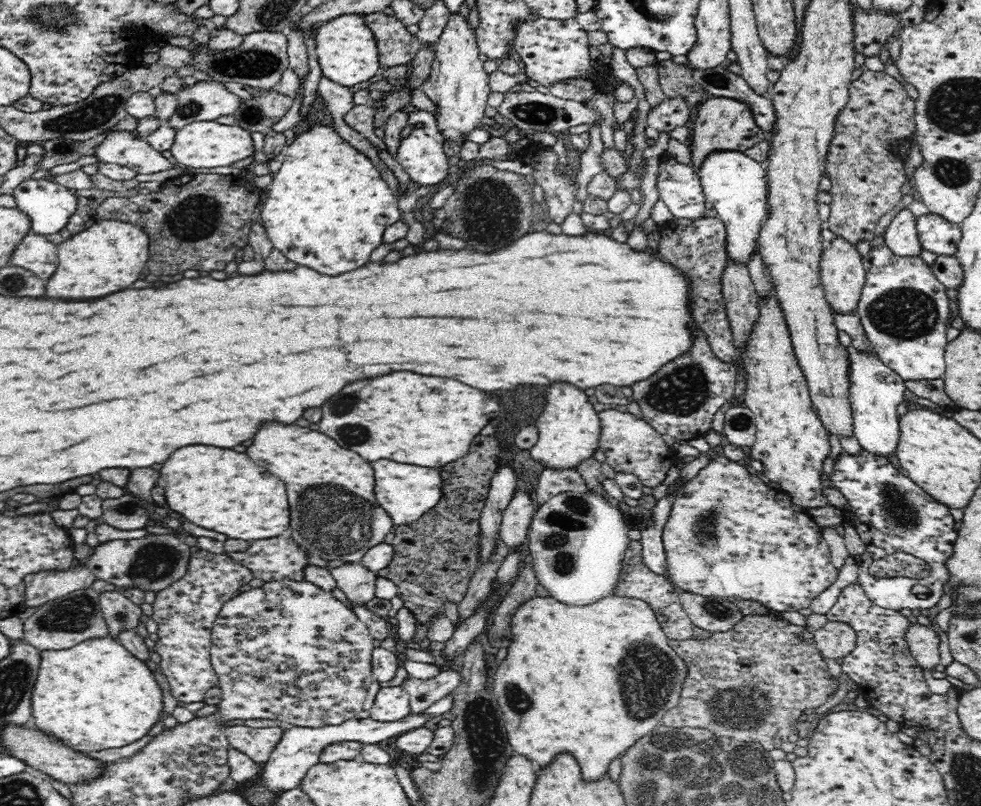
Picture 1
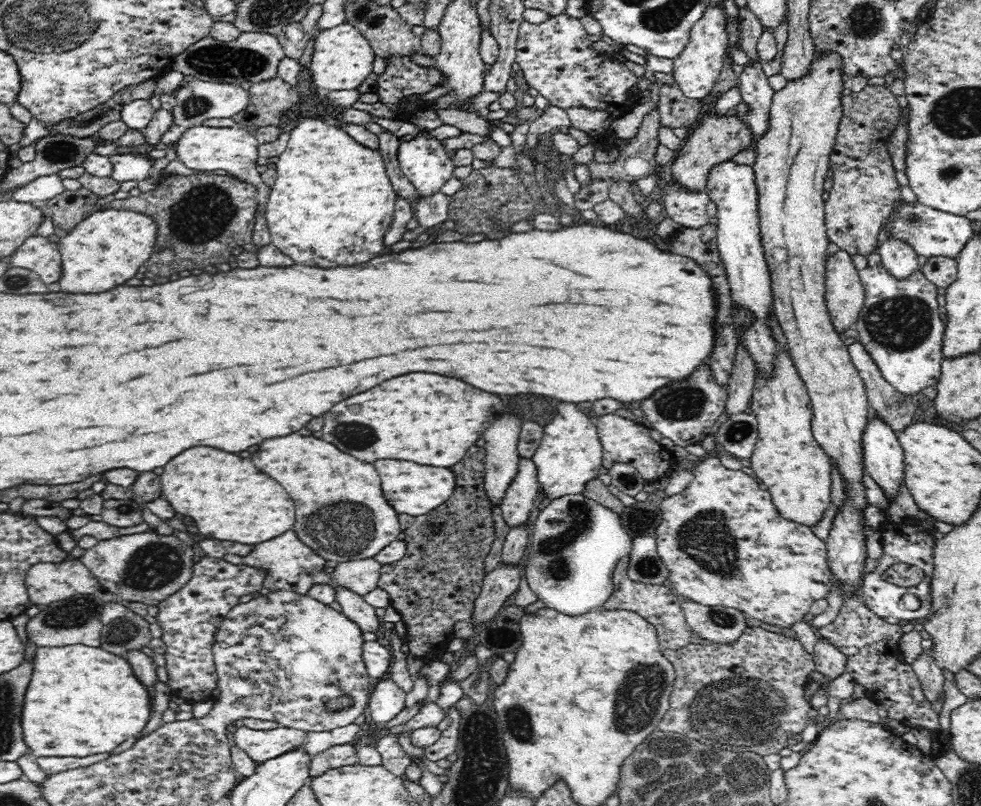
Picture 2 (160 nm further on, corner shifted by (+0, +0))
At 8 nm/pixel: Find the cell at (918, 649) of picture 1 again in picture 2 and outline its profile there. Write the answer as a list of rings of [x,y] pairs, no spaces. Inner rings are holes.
[[[922,653],[911,664],[913,671],[920,681],[922,693],[926,697],[926,701],[932,706],[938,703],[941,699],[944,700],[943,684],[944,675],[942,669],[936,665],[936,661],[932,659],[929,653]]]

